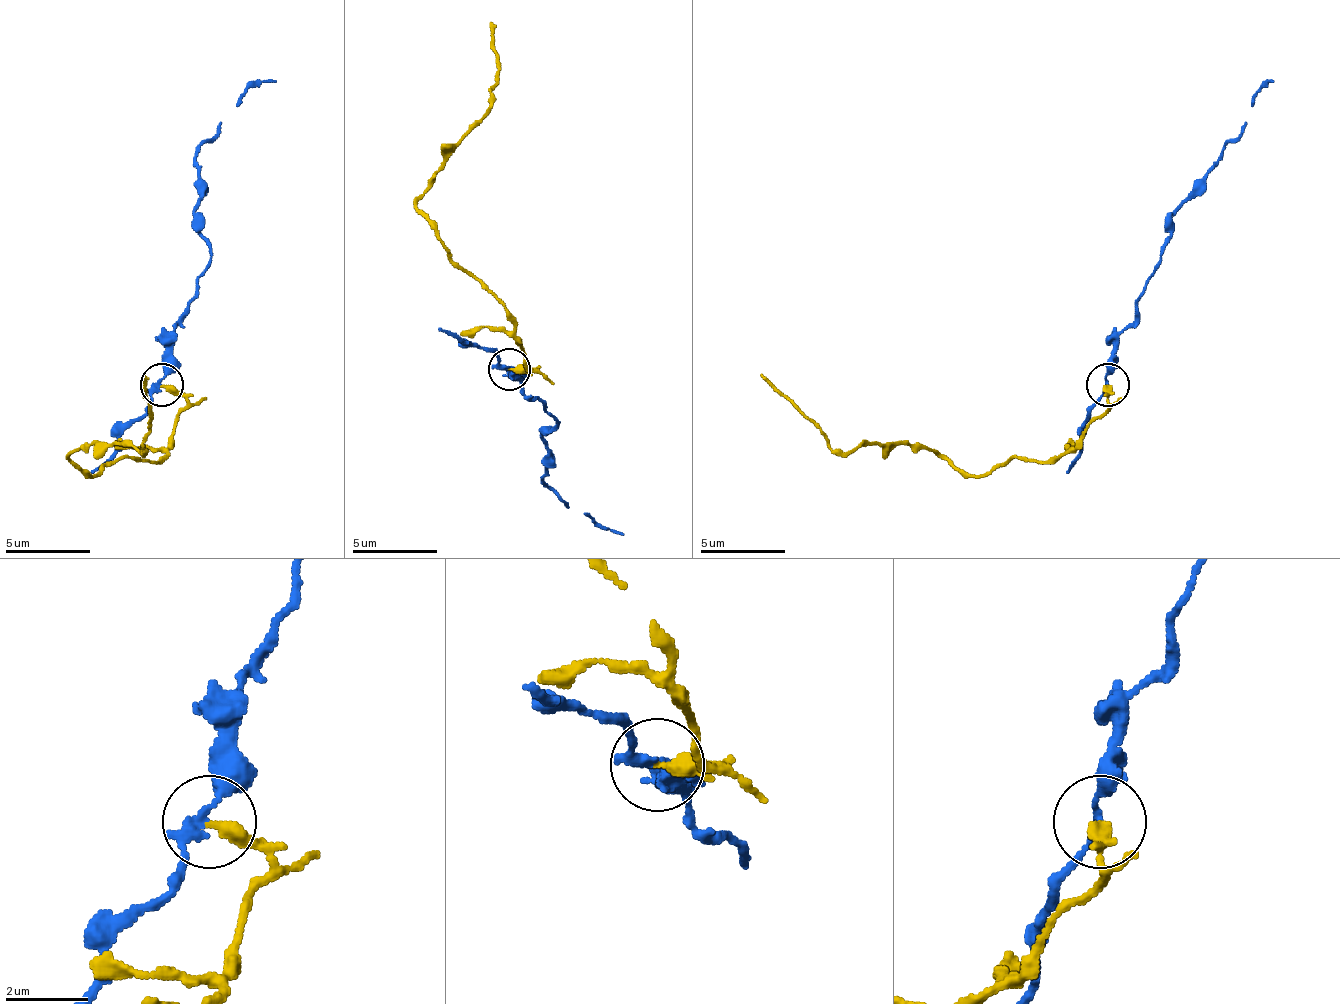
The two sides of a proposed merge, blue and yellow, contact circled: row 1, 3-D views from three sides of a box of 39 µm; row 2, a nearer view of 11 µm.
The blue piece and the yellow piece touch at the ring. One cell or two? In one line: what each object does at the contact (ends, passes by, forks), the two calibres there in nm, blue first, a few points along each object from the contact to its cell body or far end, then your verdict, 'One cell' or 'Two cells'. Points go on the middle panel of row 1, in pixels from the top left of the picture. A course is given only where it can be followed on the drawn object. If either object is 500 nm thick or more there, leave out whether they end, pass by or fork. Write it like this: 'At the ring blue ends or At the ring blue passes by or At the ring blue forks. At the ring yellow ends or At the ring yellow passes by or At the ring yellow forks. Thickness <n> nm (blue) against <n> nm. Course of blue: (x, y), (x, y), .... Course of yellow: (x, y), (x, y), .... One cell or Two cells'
At the ring blue passes by. At the ring yellow ends. Thickness 190 nm (blue) against 360 nm. Course of blue: (510, 368), (510, 376), (527, 397), (557, 419), (548, 431), (544, 482), (599, 525), (625, 533). Course of yellow: (510, 368), (535, 368), (502, 304), (463, 270), (417, 206), (442, 155), (489, 109), (497, 70), (489, 24). Two cells

